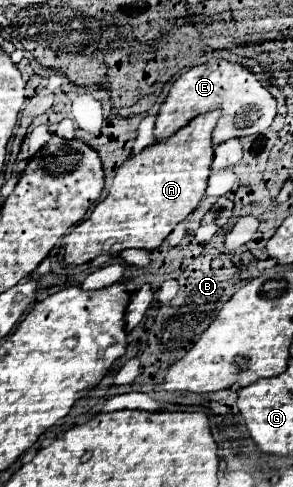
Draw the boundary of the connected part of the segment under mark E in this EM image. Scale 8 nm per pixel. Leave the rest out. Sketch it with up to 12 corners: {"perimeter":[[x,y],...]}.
{"perimeter":[[226,59],[180,75],[156,117],[156,139],[222,109],[218,137],[264,131],[276,99]]}

